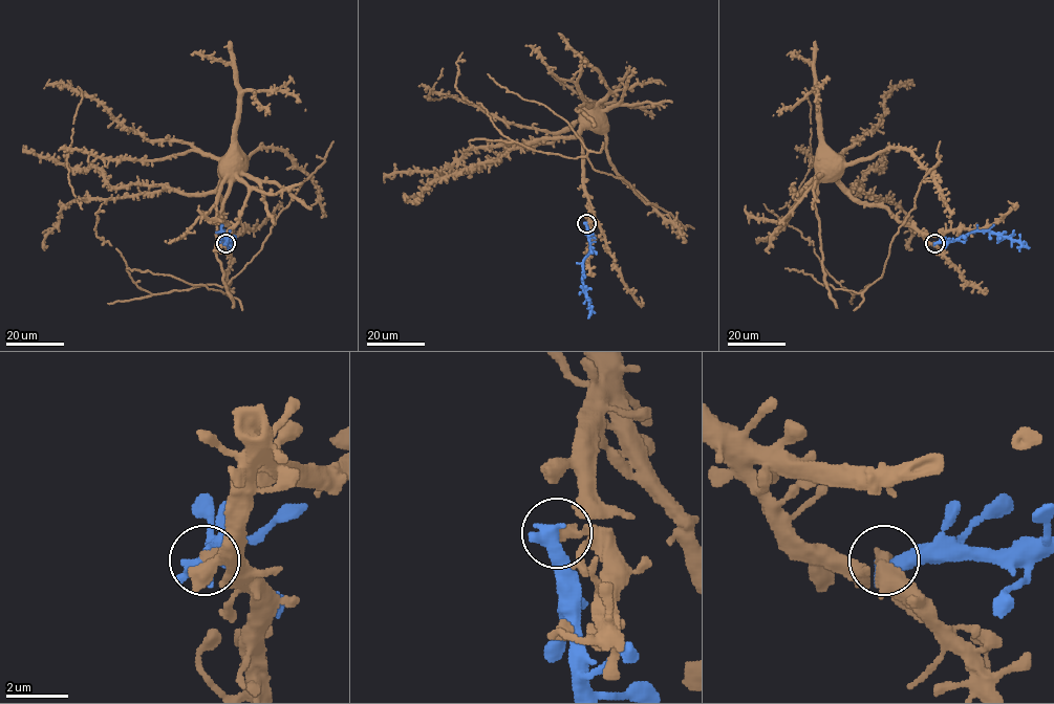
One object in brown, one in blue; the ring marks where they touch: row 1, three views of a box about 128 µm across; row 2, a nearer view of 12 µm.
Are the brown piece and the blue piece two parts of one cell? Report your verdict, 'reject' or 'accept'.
reject

